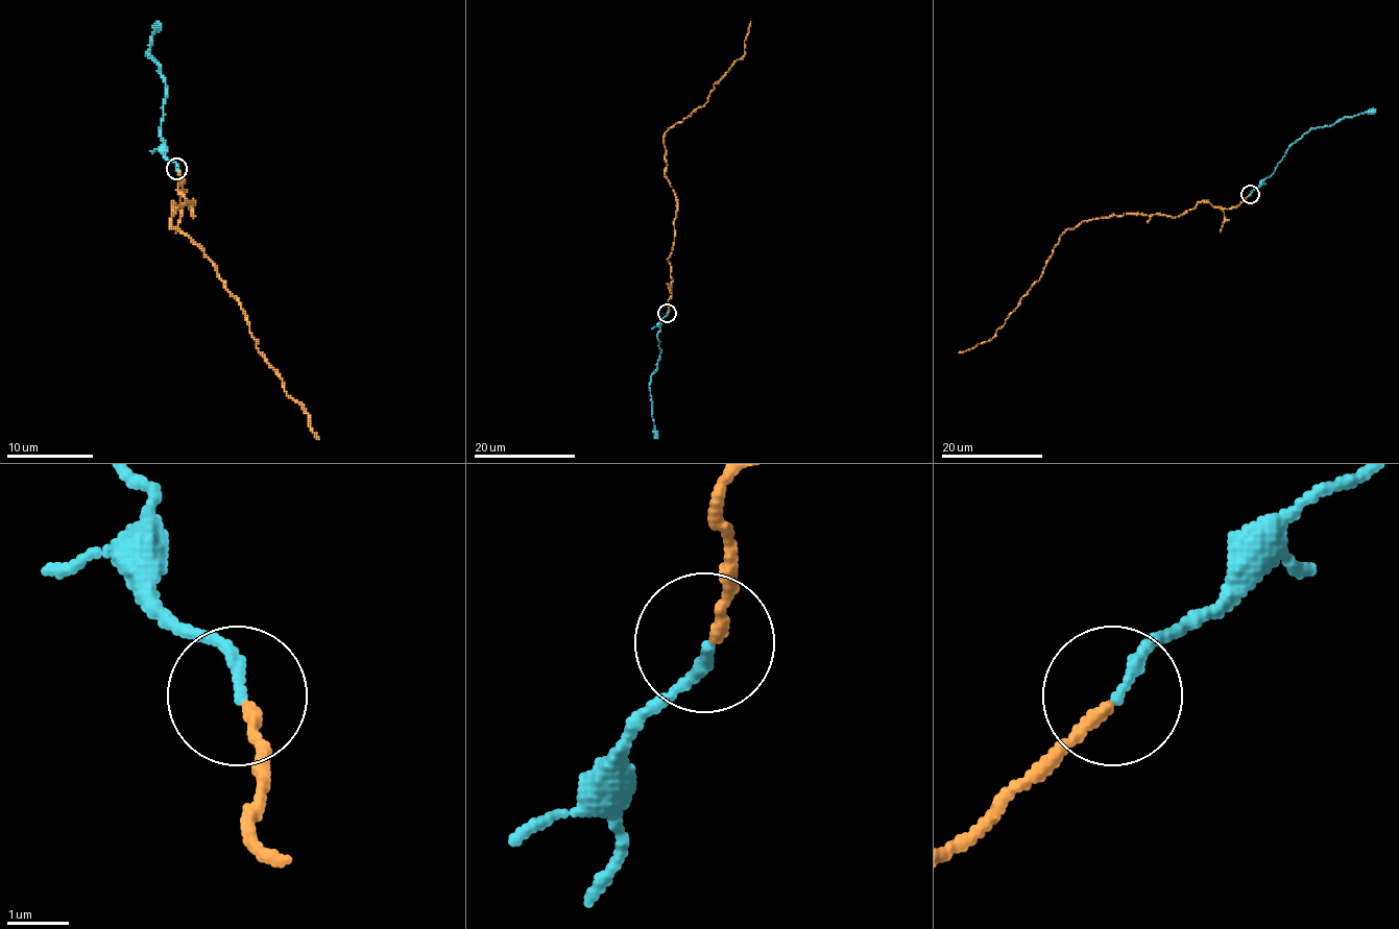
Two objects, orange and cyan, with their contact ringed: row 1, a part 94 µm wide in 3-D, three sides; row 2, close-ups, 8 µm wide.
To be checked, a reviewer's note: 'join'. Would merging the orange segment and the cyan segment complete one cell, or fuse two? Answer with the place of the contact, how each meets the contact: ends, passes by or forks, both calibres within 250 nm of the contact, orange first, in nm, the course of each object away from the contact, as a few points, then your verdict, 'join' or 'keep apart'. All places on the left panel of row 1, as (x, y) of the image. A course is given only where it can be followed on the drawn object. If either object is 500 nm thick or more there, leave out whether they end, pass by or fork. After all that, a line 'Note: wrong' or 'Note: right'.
(176, 169) | orange ends | cyan ends | 180/180 nm | orange via (178, 170), (185, 194), (181, 181), (178, 190), (193, 203), (171, 208), (171, 226), (211, 262), (319, 439) | cyan via (175, 168), (165, 155), (165, 140), (161, 136), (165, 83), (161, 69), (147, 55), (157, 23) | join
Note: right

